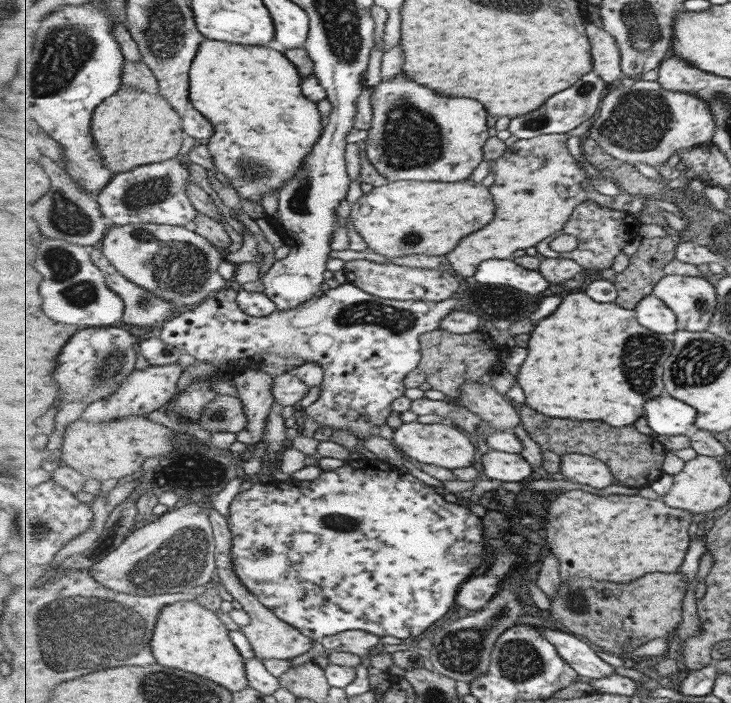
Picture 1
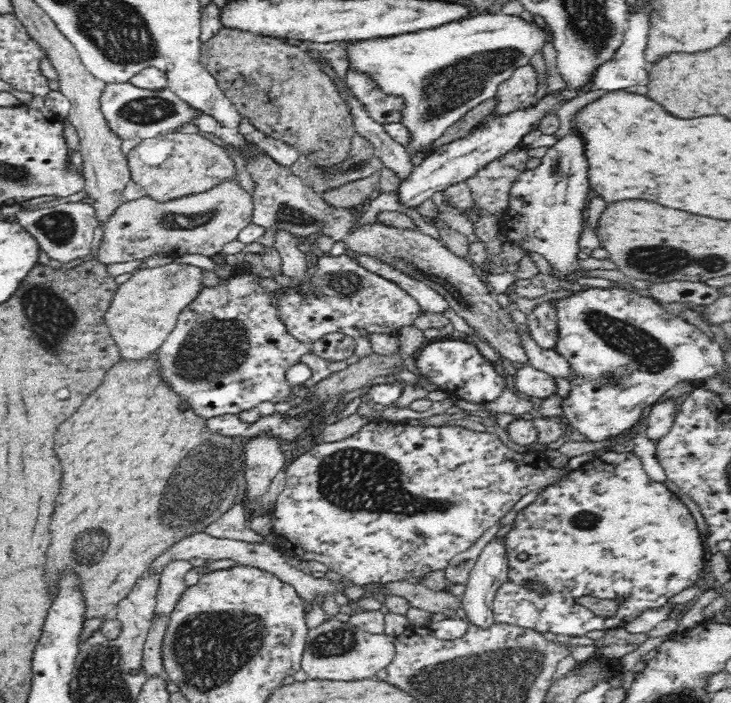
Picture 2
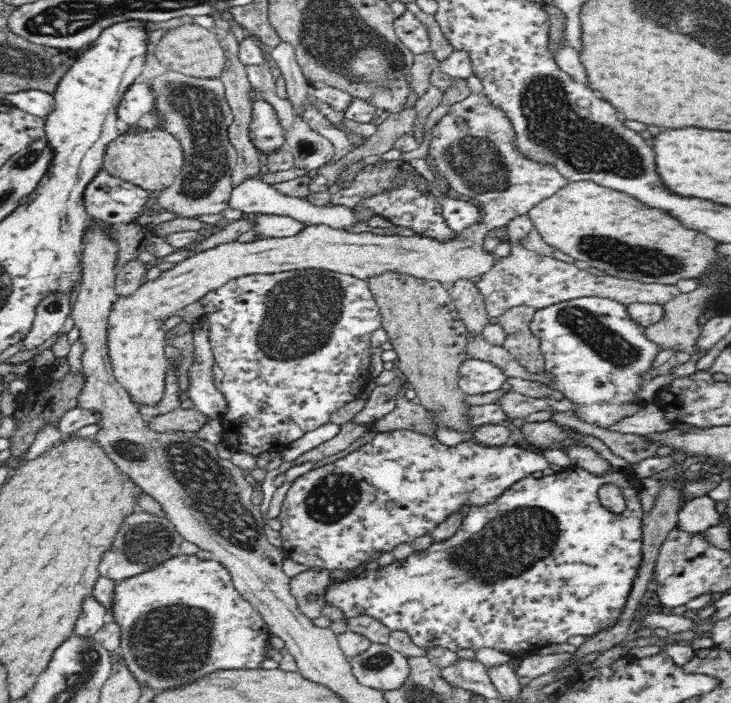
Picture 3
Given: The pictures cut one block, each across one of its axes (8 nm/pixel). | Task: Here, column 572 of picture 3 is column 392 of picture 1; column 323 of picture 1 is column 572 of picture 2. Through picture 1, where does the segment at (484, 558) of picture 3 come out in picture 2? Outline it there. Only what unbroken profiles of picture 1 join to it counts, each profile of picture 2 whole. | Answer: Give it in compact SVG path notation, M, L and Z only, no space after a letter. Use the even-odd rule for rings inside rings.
M606 451L600 456L594 457L588 463L571 472L571 475L565 476L562 480L547 486L540 495L523 510L519 511L513 528L505 535L508 541L506 549L509 561L509 580L504 581L496 591L493 600L493 619L496 623L516 625L524 629L531 629L538 633L549 635L570 636L572 638L584 638L586 634L594 630L603 630L614 628L615 623L625 624L638 618L644 611L663 607L669 603L676 594L685 591L686 588L693 587L704 577L708 567L708 555L705 550L706 542L702 540L702 535L696 528L696 522L692 518L688 508L682 504L676 493L670 491L664 485L664 482L652 480L649 474L644 470L642 460L634 452L621 453L616 451ZM531 582L538 582L545 586L545 593L529 588ZM581 596L594 596L601 599L620 600L619 607L611 618L597 617L588 608L579 605L576 600Z

